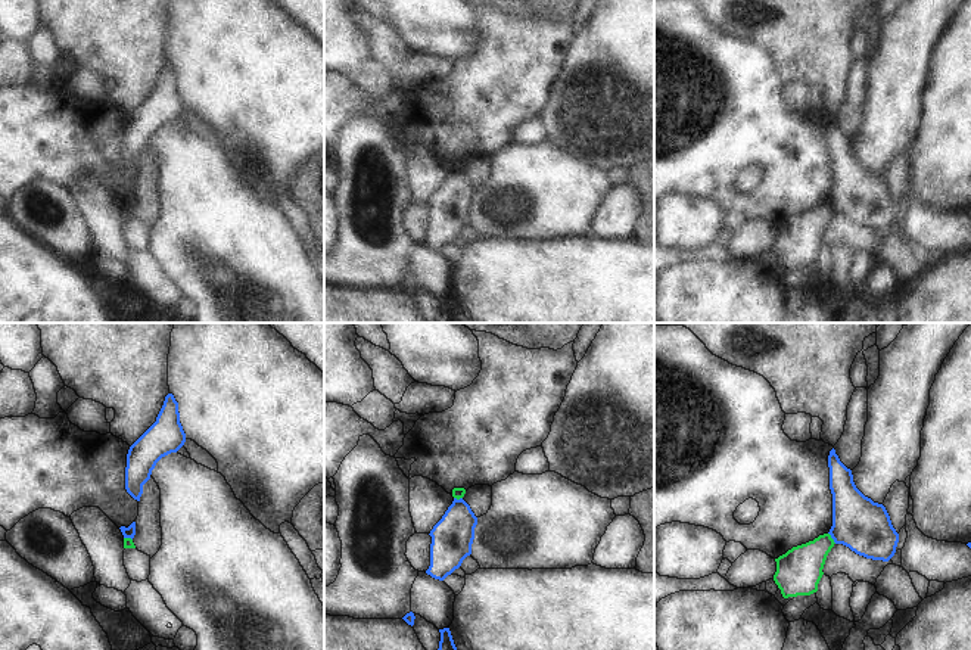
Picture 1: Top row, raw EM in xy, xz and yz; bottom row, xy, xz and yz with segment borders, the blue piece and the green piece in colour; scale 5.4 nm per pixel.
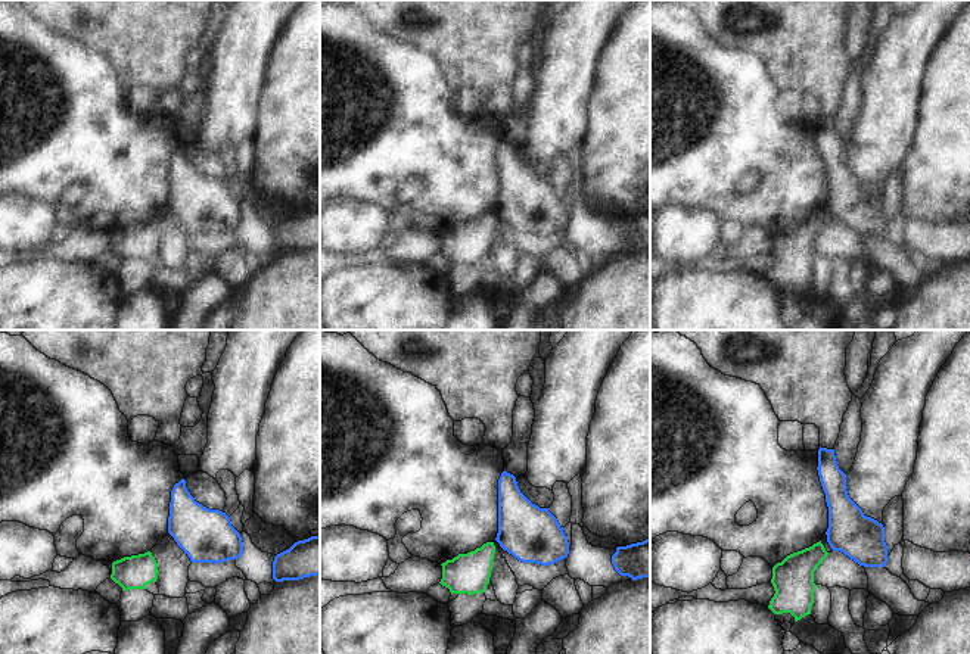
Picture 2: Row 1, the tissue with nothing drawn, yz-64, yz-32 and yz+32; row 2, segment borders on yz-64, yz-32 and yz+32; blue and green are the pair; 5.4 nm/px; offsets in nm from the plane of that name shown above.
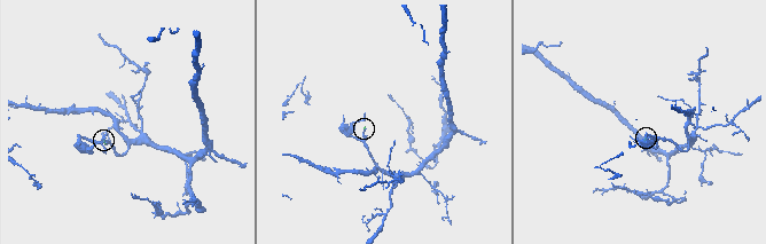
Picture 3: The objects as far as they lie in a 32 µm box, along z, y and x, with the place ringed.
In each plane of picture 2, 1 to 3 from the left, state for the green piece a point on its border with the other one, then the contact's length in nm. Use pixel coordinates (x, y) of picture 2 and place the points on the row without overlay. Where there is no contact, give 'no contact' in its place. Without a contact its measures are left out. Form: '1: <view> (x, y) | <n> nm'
1: no contact
2: no contact
3: no contact

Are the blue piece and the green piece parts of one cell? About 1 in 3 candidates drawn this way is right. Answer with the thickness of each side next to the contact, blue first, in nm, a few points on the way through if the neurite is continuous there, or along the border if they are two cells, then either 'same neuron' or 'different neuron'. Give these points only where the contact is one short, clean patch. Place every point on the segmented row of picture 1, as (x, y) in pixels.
280/240 nm | along yz (828, 532), (836, 543) | different neuron

